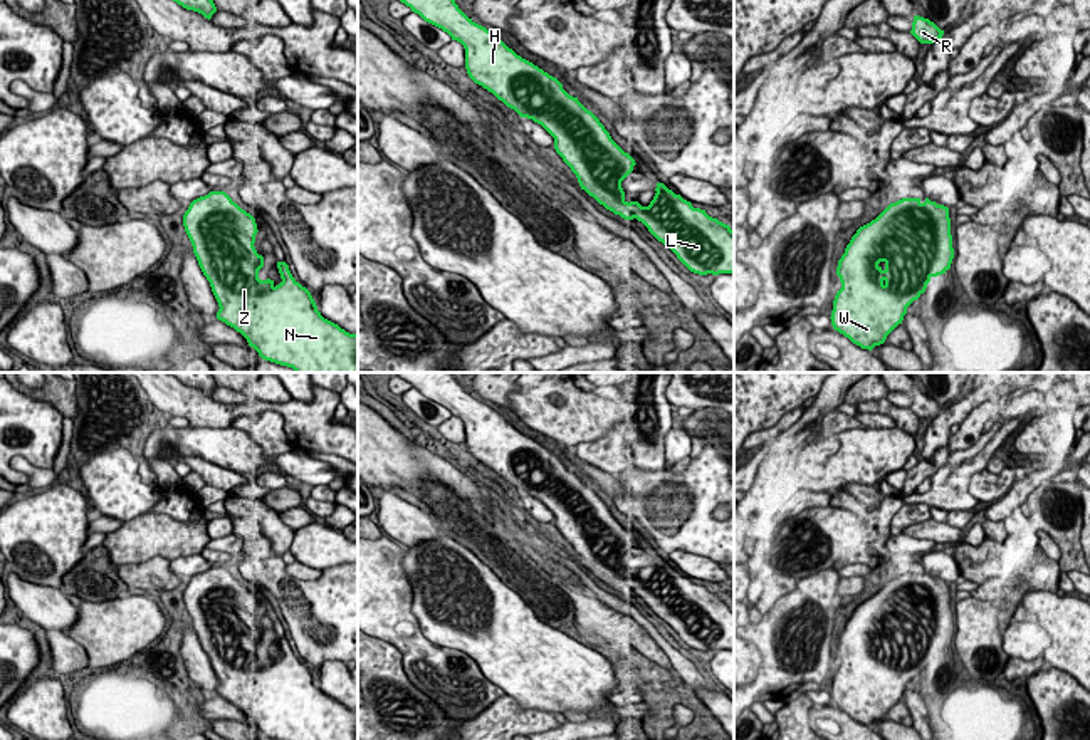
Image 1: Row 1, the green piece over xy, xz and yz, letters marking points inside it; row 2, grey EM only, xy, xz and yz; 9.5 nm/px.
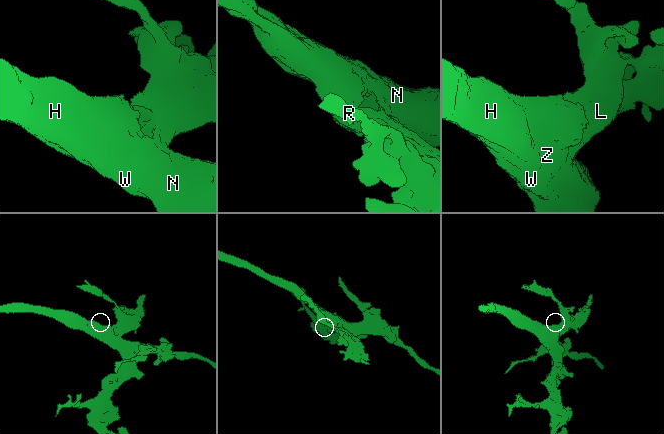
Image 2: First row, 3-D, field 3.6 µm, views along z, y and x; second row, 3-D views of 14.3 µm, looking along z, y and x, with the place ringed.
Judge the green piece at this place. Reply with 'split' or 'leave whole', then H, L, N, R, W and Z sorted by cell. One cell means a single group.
leave whole | H L N R W Z

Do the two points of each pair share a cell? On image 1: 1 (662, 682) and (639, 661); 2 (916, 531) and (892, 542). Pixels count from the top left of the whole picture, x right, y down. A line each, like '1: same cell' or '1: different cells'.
1: same cell
2: different cells

